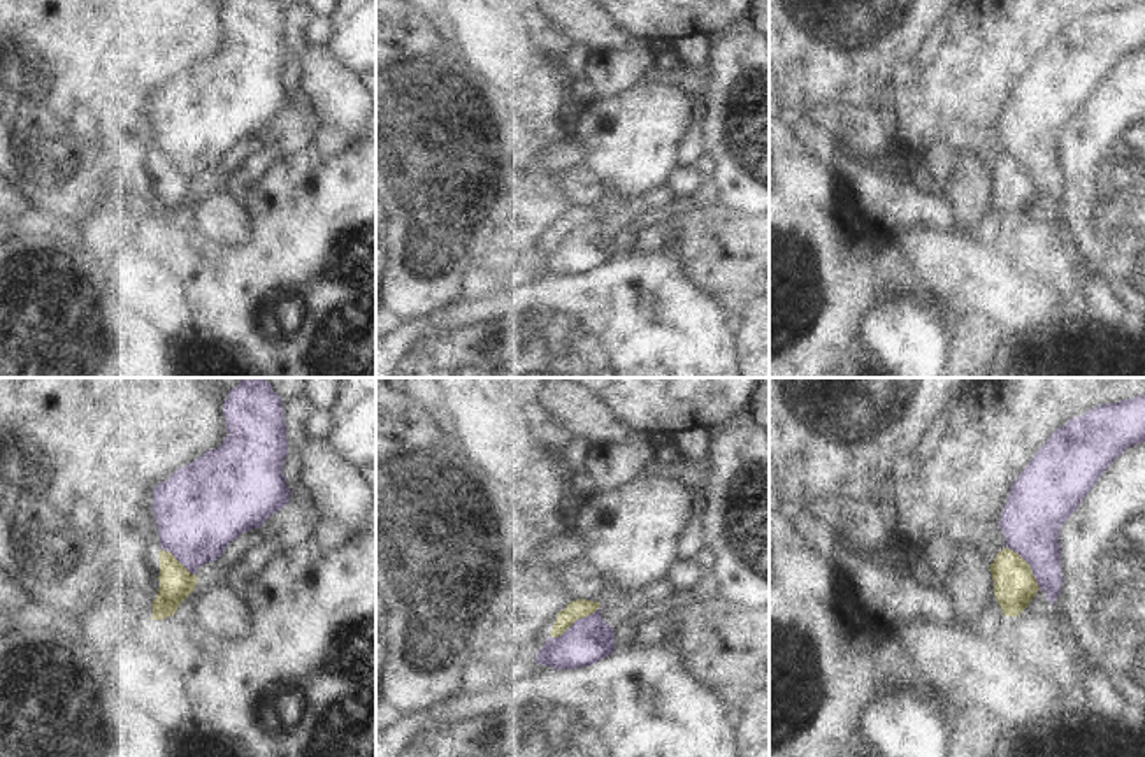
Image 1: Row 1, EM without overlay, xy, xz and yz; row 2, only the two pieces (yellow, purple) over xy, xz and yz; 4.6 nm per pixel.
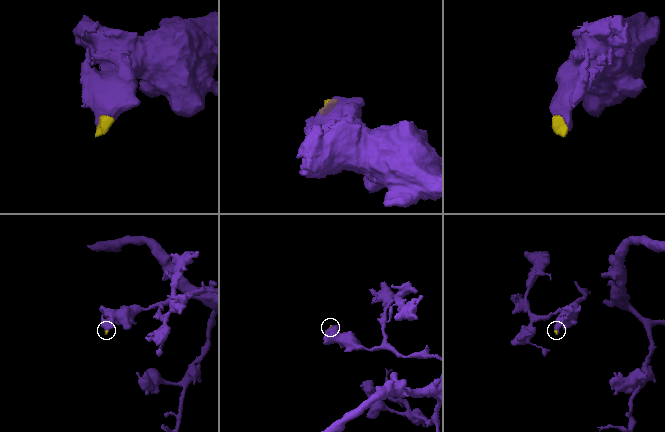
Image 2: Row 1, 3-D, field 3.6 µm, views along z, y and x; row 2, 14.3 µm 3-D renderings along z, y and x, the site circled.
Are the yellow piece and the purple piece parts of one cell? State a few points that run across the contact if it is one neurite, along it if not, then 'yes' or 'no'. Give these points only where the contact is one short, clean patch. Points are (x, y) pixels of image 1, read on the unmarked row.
line xz (601, 211), (576, 225), (561, 241), (550, 243); no

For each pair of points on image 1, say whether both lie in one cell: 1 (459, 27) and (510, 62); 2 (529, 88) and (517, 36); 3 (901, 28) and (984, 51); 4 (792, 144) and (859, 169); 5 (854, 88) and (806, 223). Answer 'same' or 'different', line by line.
1: same
2: same
3: different
4: different
5: different

